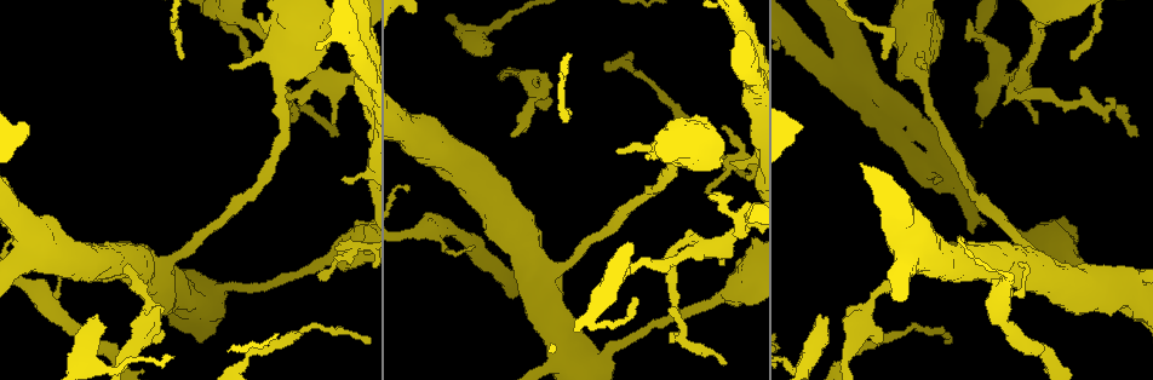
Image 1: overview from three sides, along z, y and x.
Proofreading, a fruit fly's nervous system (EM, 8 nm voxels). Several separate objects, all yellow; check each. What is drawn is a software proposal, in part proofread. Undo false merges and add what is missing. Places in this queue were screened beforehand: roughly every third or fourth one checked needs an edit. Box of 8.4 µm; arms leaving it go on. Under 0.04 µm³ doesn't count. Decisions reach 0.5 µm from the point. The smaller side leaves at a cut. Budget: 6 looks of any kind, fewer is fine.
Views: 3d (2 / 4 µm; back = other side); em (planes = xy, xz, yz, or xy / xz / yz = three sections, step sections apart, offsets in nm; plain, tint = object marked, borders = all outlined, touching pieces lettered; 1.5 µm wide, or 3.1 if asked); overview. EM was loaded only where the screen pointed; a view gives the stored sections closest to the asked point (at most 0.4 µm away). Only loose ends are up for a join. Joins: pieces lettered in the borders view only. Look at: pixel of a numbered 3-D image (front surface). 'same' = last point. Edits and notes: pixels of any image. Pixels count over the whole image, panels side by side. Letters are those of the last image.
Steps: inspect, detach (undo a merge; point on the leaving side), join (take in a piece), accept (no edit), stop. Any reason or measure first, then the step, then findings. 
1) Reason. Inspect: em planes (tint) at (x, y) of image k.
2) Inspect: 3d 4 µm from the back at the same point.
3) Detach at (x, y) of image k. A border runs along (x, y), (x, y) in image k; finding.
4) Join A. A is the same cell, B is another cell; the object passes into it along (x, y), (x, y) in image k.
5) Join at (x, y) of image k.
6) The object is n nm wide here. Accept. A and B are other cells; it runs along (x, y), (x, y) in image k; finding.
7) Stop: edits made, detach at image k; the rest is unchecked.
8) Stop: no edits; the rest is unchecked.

Abrupt turn. Inspect: 3d 4 µm from the back at (610, 349) of image 1.

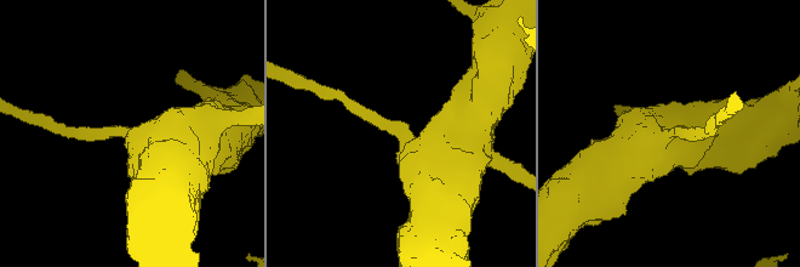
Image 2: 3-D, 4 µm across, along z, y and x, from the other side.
The arms are 200, 750 nm wide. Inspect: em planes (borders) at (130, 135) of image 2.

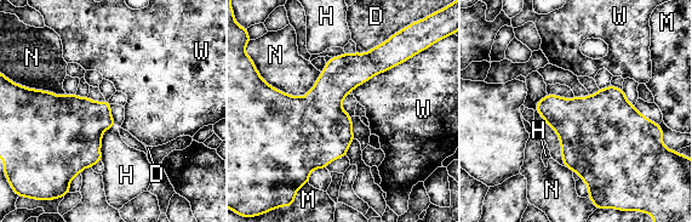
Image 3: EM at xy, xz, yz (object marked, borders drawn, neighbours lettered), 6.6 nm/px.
Accept. D, H, M, N and W are other cells; a border runs along (409, 58), (375, 74), (352, 91) in image 3; continuous, no second neuron.

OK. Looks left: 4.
Tapers out. Inspect: em xy step 8 (tint) at (512, 135) of image 1.

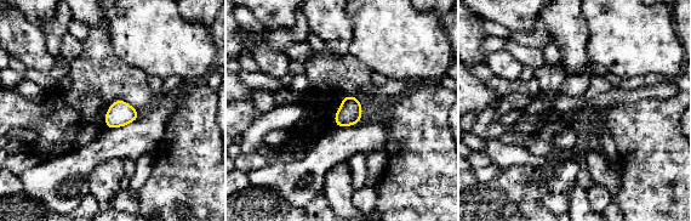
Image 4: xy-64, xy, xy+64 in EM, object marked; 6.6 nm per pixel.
Inspect: em planes (borders) at the same point.

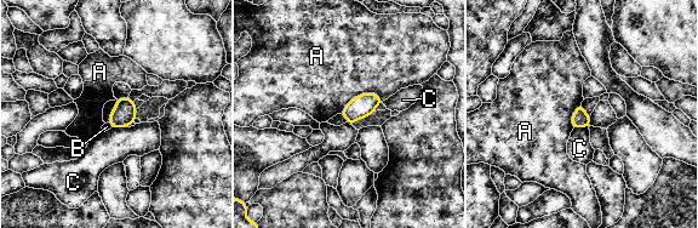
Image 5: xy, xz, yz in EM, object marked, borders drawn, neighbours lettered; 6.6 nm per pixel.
The longest contact is with A, 300 nm. Accept. A, B and C are other cells; a border runs along (382, 100), (359, 93), (341, 113) in image 5; no lettered piece goes on from it.

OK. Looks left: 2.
Stop: no edits; the rest is unchecked.

